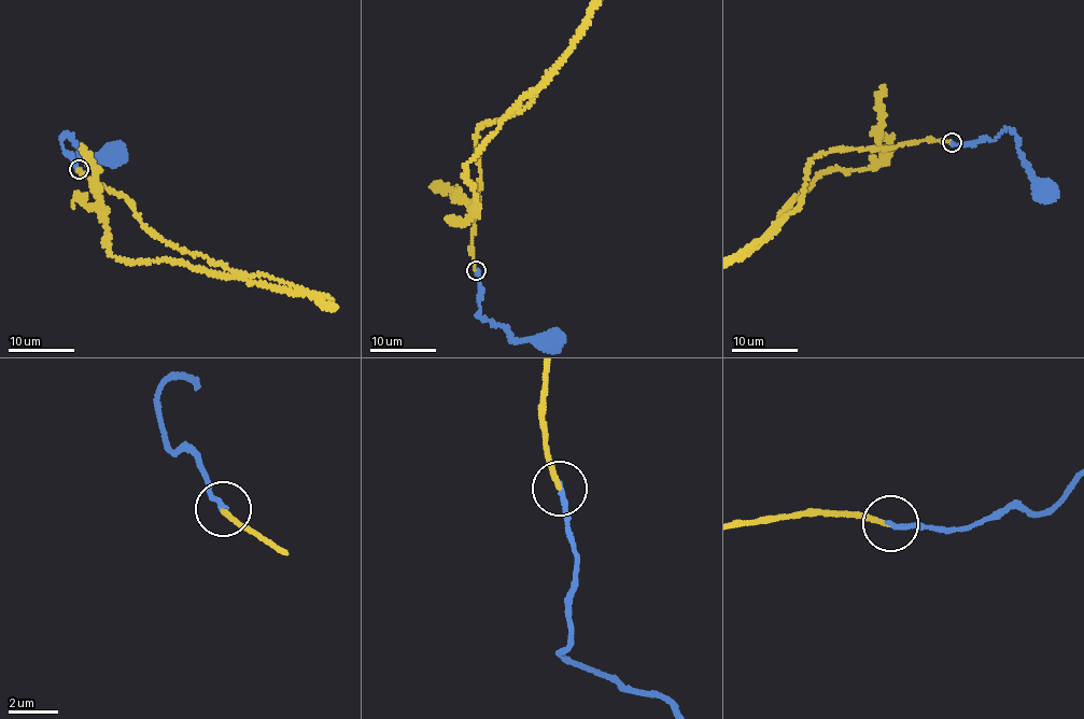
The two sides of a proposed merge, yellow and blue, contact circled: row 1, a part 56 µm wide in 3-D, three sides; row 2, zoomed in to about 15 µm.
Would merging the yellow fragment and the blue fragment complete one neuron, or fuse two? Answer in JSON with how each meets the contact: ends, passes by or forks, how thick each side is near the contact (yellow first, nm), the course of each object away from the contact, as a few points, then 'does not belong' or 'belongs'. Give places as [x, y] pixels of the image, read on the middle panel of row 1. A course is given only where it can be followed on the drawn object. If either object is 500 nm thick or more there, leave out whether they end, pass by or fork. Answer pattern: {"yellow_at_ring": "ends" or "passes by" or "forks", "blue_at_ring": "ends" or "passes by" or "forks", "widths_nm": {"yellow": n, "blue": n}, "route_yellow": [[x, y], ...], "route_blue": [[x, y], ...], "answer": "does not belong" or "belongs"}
{"yellow_at_ring": "ends", "blue_at_ring": "ends", "widths_nm": {"yellow": 200, "blue": 240}, "route_yellow": [[476, 270], [477, 128], [528, 106], [595, 3], [574, 46], [467, 164], [476, 208], [442, 183], [432, 187]], "route_blue": [[476, 270], [480, 286], [479, 311], [476, 313], [504, 327], [516, 340], [554, 339]], "answer": "belongs"}

